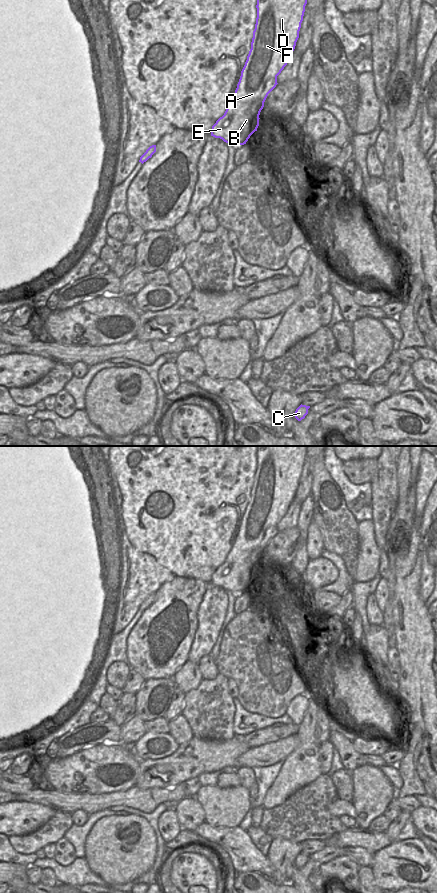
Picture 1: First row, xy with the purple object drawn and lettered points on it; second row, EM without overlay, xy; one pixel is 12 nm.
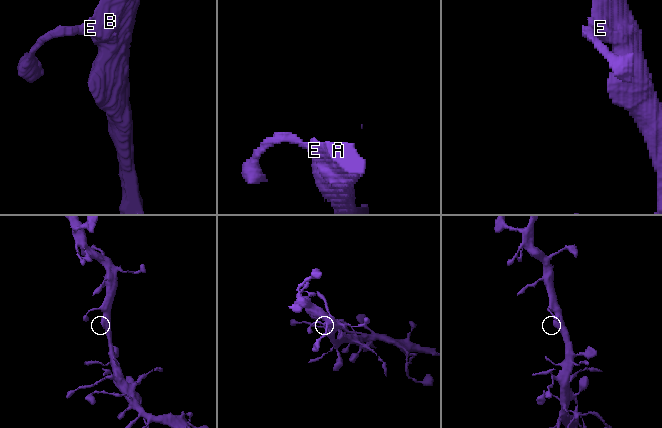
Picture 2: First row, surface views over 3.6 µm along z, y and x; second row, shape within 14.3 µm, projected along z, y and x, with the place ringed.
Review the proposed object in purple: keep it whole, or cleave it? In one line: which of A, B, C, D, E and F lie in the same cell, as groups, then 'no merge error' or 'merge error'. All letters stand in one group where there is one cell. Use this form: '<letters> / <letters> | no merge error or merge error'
A B C D E F | no merge error

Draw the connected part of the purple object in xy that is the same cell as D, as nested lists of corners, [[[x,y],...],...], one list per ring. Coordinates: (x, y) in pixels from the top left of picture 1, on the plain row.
[[[257,446],[257,466],[251,497],[232,548],[224,563],[212,574],[211,584],[238,594],[246,592],[257,579],[264,550],[278,532],[277,524],[295,497],[306,452],[307,446]]]

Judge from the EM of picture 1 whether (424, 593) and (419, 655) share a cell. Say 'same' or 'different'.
different

